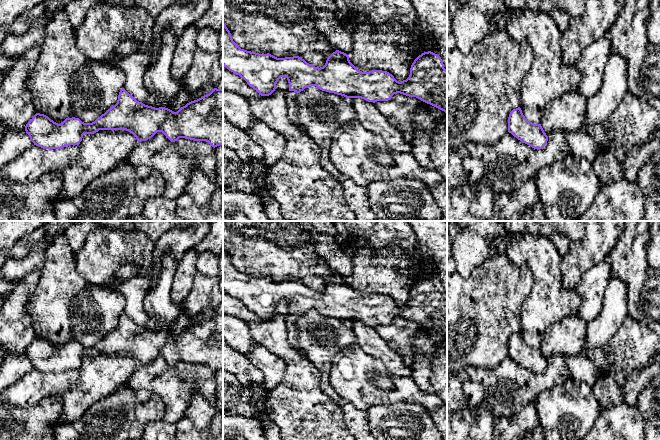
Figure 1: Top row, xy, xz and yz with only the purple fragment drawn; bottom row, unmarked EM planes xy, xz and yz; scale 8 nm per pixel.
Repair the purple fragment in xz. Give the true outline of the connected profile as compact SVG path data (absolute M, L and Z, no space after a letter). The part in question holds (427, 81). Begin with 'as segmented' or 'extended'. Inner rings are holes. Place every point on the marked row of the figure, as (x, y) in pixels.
extended; M223 22L223 66L243 78L247 84L261 96L271 95L278 80L286 77L289 91L286 93L289 120L306 133L299 124L296 95L306 87L316 86L322 91L334 93L346 98L361 98L368 102L390 100L394 94L400 93L416 97L447 113L447 70L441 57L431 51L419 55L411 65L410 75L406 80L397 81L392 74L382 70L362 72L349 60L349 56L336 50L326 60L323 67L315 67L299 56L277 58L271 54L259 54L241 49L232 39L231 33Z

